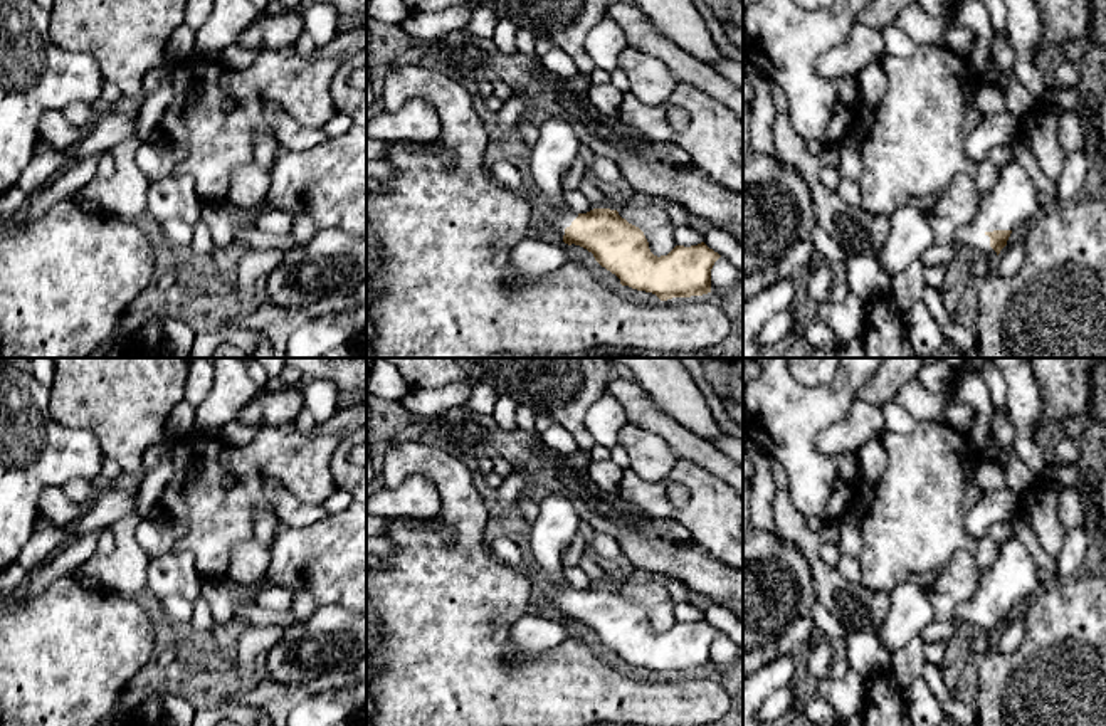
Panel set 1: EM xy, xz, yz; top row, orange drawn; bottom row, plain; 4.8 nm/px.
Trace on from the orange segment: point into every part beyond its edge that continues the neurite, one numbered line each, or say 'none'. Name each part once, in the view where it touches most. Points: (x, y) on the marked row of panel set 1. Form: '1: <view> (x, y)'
1: yz (1014, 200)

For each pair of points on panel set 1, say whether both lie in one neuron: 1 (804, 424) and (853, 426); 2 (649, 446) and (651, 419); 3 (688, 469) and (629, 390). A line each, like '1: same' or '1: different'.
1: different
2: different
3: different

